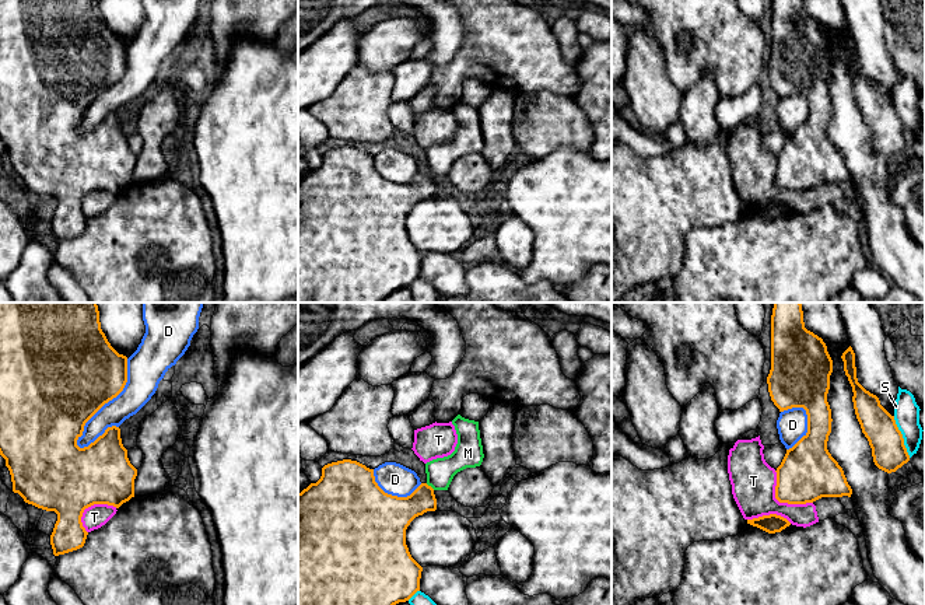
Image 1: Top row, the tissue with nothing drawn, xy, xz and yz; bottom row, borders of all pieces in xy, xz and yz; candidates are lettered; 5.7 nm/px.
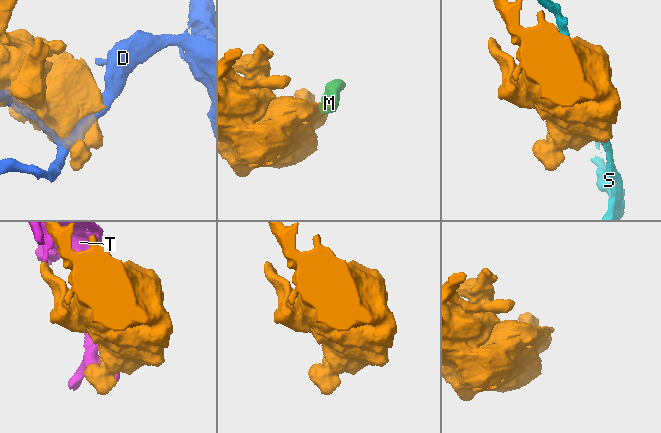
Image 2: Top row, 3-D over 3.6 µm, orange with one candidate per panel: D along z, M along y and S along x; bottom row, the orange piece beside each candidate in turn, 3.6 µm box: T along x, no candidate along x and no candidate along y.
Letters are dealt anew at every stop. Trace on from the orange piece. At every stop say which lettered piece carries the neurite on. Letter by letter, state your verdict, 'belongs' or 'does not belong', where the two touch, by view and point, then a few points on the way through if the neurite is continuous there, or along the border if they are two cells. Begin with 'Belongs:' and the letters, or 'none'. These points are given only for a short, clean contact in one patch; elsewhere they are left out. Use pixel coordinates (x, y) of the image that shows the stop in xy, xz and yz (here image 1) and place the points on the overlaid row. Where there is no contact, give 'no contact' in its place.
Belongs: M
D: does not belong; contact xy (107, 402)
M: belongs; contact xz (430, 486)
S: does not belong; contact yz (901, 437)
T: does not belong; contact yz (781, 502)

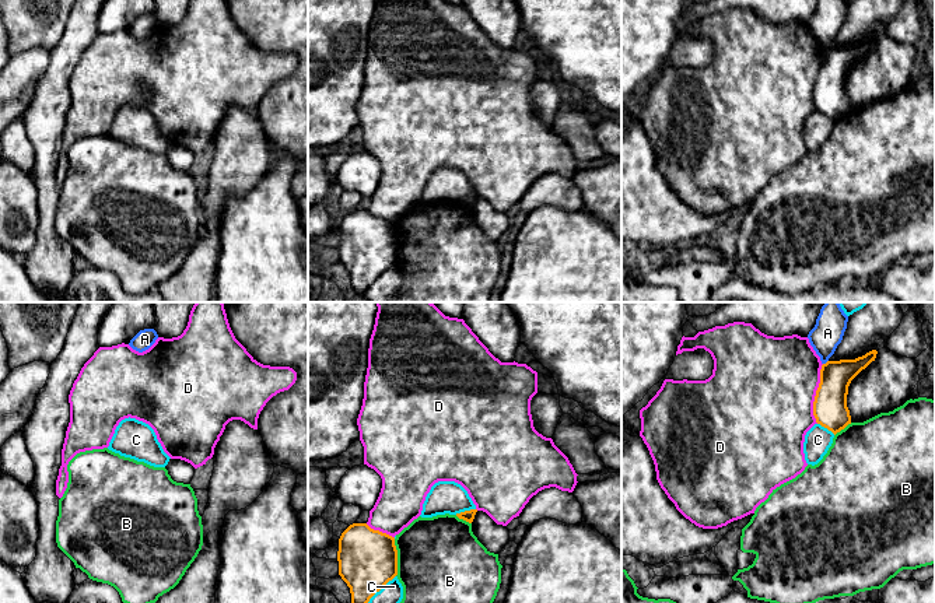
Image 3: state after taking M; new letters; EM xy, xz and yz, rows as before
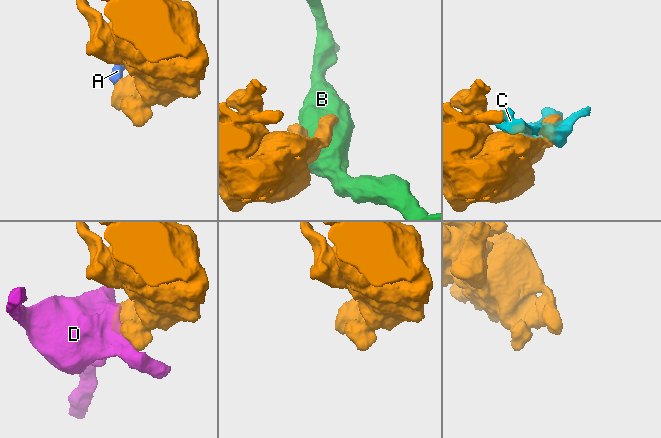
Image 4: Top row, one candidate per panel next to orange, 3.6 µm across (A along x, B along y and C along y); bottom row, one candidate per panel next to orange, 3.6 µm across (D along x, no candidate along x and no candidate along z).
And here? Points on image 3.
Belongs: none
A: does not belong; contact yz (826, 363)
B: does not belong; contact xz (396, 557)
C: does not belong; contact xz (381, 588)
D: does not belong; contact yz (816, 393)

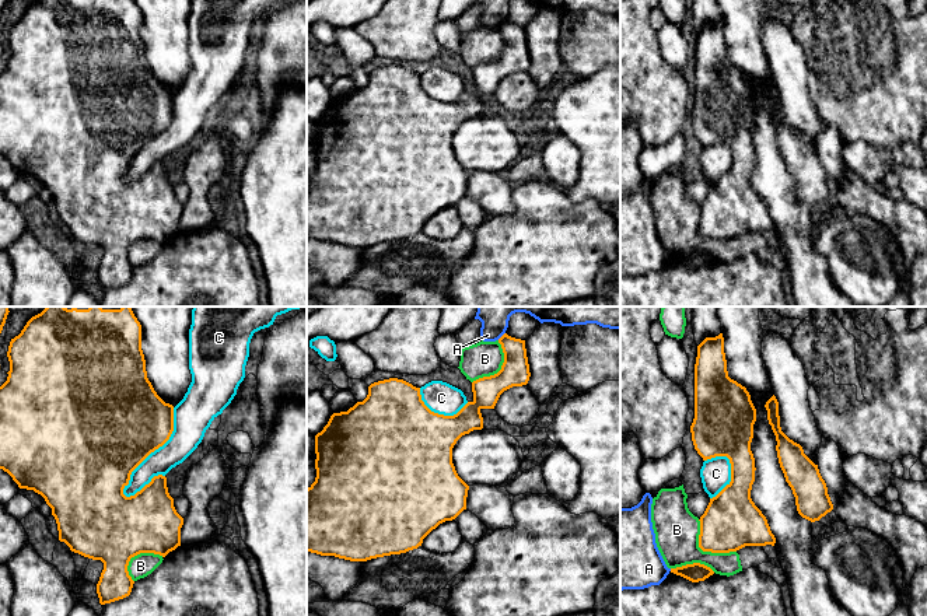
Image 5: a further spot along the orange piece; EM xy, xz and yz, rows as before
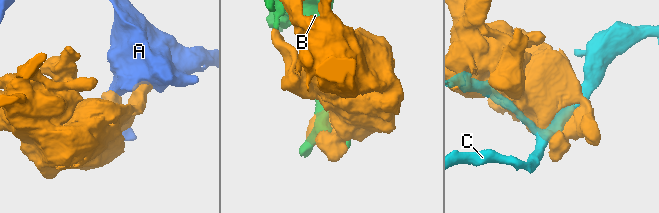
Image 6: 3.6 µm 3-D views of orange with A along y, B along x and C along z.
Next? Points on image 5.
Belongs: none
A: does not belong; contact xz (502, 336)
B: does not belong; contact yz (705, 550)
C: does not belong; contact xy (153, 451)

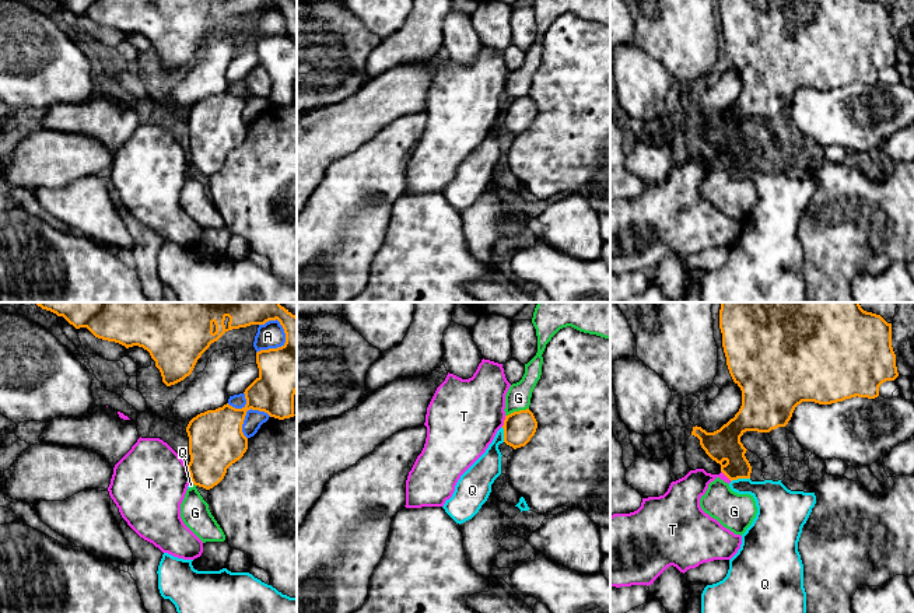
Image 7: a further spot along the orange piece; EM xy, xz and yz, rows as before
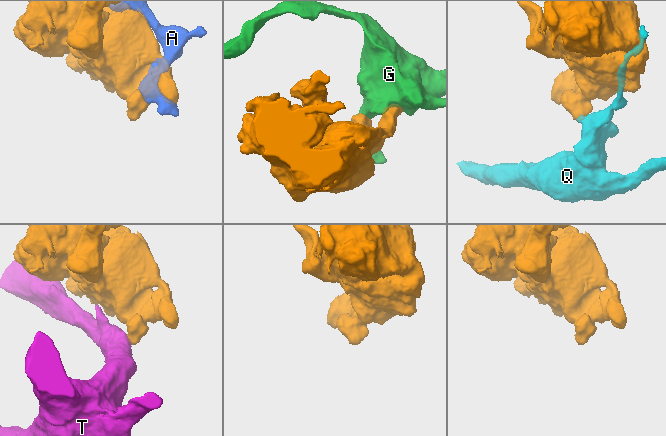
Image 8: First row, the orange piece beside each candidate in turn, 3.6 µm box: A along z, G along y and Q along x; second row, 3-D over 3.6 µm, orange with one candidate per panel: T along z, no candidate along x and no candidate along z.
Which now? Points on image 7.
Belongs: none
A: does not belong; contact xy (282, 346)
G: does not belong; contact xz (517, 412)
Q: does not belong; contact yz (739, 477); border yz (749, 477), (738, 477), (731, 482)
T: does not belong; contact xy (191, 475); border xy (186, 466), (192, 482)

